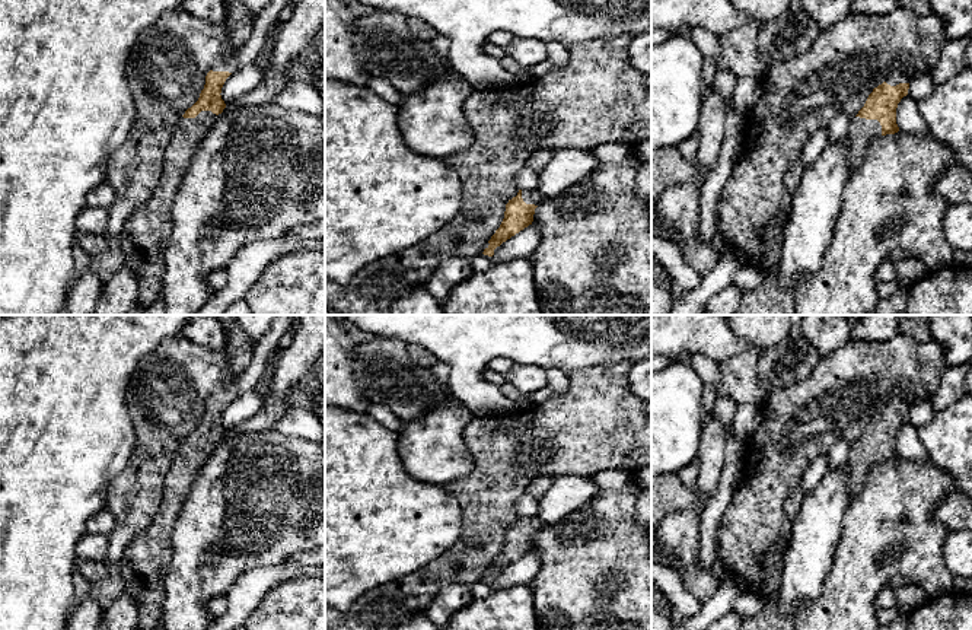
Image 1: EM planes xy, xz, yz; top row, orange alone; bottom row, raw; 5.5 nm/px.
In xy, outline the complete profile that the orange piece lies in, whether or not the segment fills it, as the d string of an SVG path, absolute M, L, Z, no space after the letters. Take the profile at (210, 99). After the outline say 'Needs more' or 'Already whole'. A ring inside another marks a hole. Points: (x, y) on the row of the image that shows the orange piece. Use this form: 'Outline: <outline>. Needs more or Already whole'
Outline: M223 0L230 50L207 73L198 101L185 111L165 149L162 175L150 197L131 214L121 232L125 264L137 274L137 306L144 312L162 293L165 249L172 232L172 206L187 168L210 125L226 108L222 88L238 69L233 55L248 42L254 15L240 0Z. Needs more

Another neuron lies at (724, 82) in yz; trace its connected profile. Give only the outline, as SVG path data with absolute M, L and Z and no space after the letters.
M718 70L711 86L716 93L718 93L720 96L726 99L730 99L737 80L739 79L732 71Z

